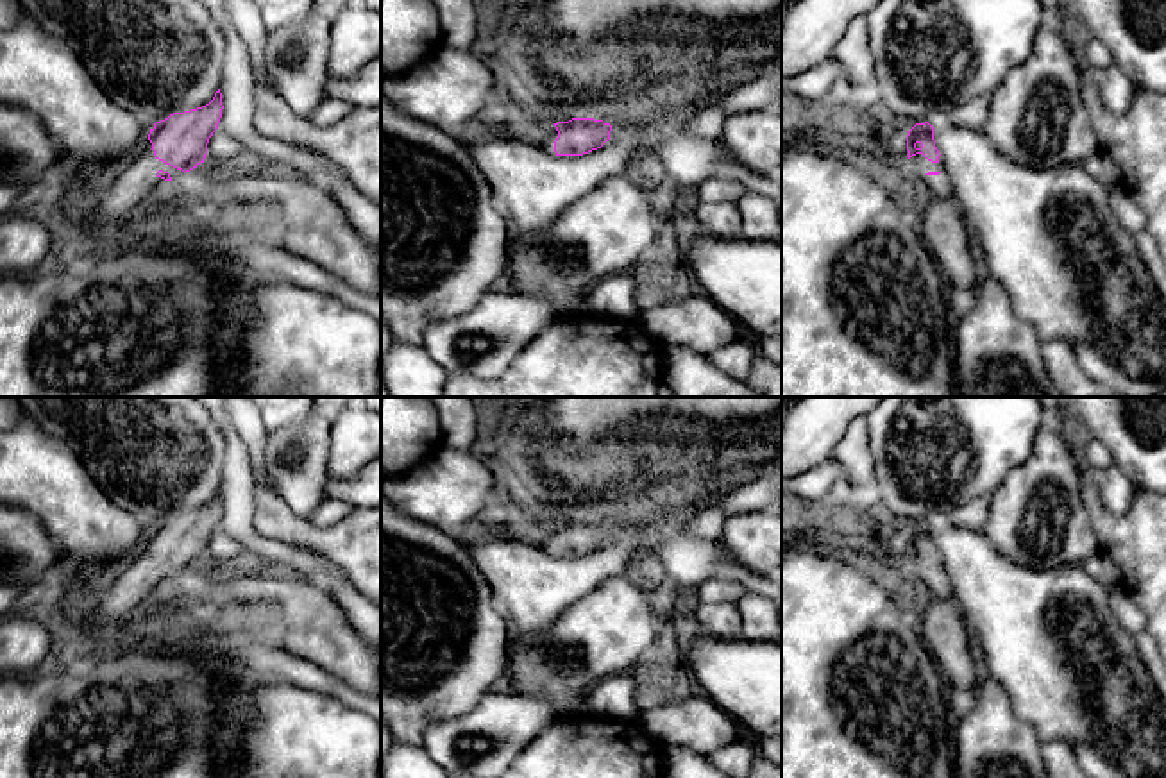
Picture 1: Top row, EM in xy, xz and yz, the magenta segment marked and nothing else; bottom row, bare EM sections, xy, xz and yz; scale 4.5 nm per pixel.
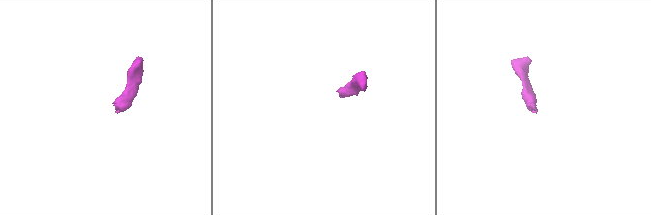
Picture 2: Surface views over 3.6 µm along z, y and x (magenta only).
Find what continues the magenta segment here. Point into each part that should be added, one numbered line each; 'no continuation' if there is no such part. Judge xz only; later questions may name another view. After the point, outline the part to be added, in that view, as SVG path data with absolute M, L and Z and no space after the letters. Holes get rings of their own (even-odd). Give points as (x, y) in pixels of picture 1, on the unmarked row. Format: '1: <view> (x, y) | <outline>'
1: xz (548, 537) | M551 526L551 528L544 529L542 533L538 533L538 535L535 537L535 542L537 542L545 553L556 556L556 553L554 553L554 542L556 542L556 538L558 538L558 531L556 531L554 526Z

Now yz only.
1: yz (939, 585) | M923 554L912 556L910 579L925 597L953 599L941 556L937 563L928 562Z

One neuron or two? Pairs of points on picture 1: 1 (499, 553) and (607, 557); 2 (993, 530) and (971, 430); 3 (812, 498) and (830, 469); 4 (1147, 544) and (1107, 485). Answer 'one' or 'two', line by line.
1: one
2: two
3: one
4: two

